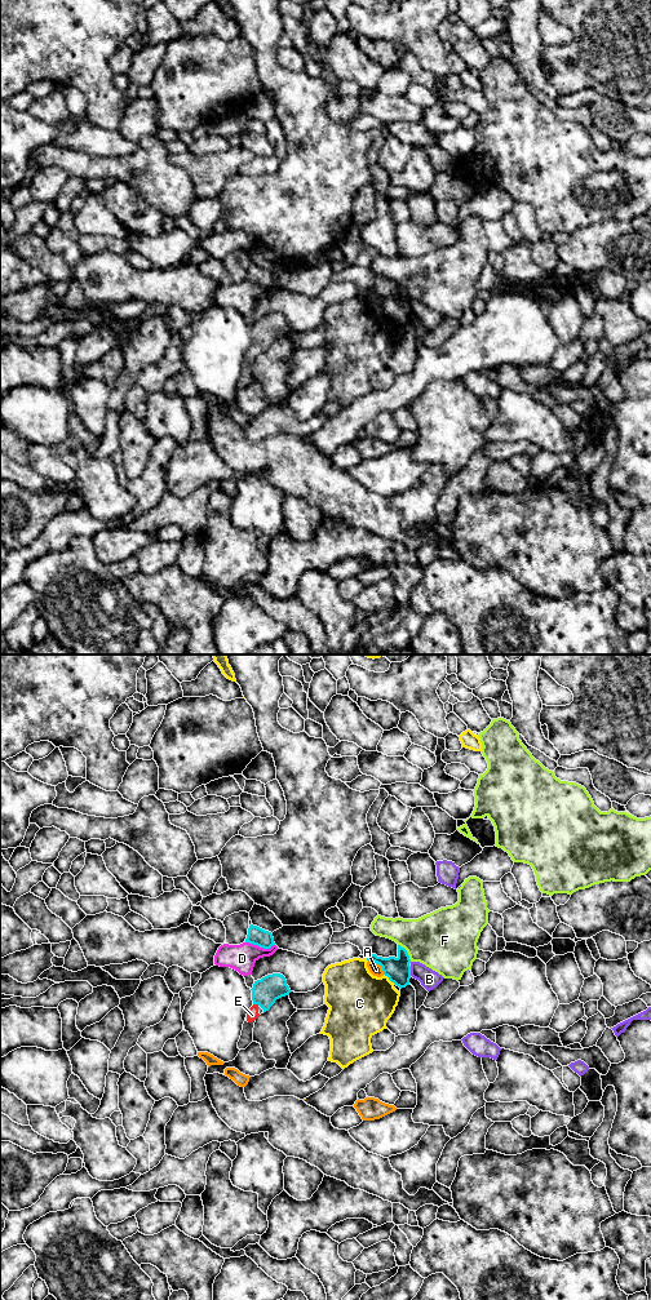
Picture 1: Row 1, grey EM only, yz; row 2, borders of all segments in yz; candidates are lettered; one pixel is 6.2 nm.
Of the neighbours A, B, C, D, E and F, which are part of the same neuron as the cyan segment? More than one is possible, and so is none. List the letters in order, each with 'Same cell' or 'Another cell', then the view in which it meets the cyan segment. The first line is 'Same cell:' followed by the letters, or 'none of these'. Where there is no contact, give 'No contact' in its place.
Same cell: E
A: Another cell. Touches cyan in yz
B: Another cell. Touches cyan in yz
C: Another cell. Touches cyan in yz
D: Another cell. Touches cyan in yz
E: Same cell. Touches cyan in yz
F: Another cell. Touches cyan in yz

